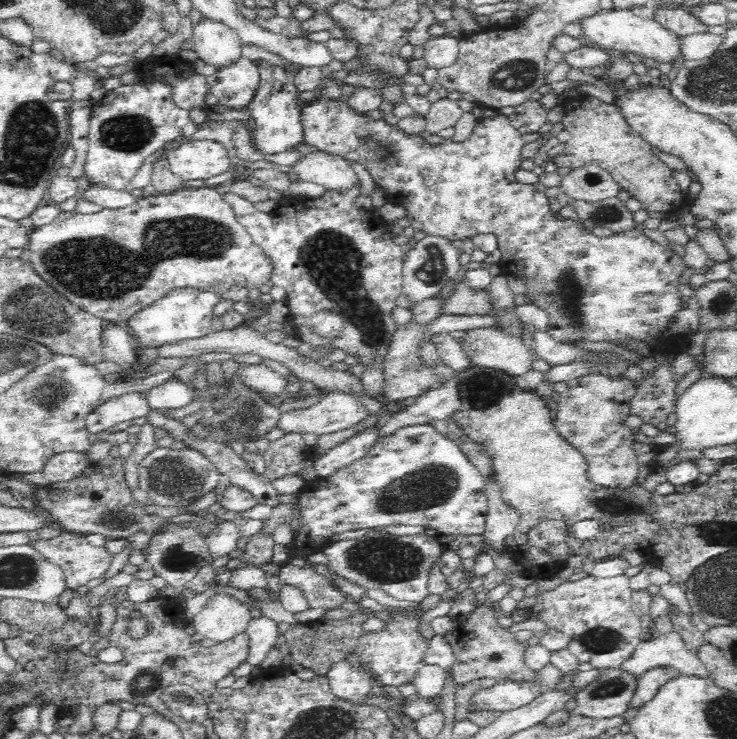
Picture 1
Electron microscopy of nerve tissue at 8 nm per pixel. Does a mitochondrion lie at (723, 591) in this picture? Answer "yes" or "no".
yes

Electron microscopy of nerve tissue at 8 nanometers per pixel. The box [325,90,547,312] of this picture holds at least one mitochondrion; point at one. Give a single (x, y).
(382, 150)

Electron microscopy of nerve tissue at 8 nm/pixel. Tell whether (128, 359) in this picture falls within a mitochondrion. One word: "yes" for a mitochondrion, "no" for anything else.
no

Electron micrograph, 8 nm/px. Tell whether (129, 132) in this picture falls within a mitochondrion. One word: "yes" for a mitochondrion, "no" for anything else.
yes

